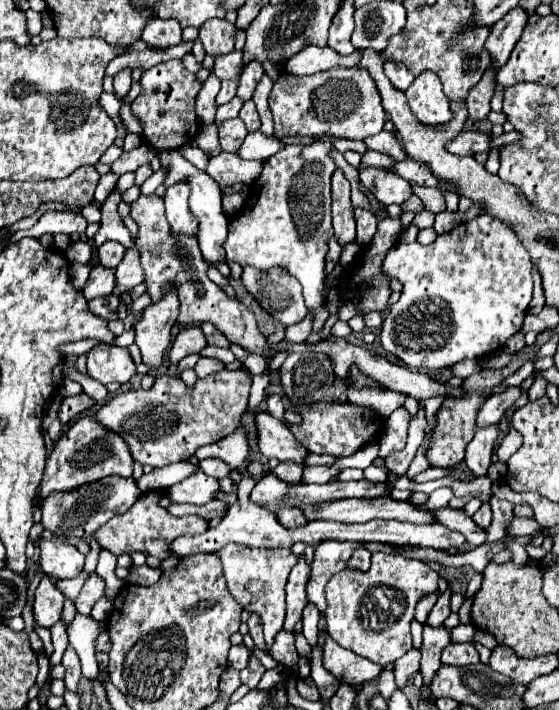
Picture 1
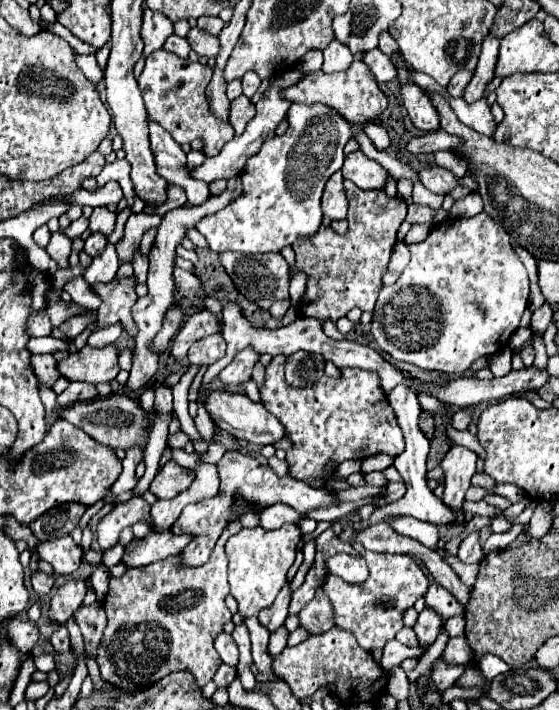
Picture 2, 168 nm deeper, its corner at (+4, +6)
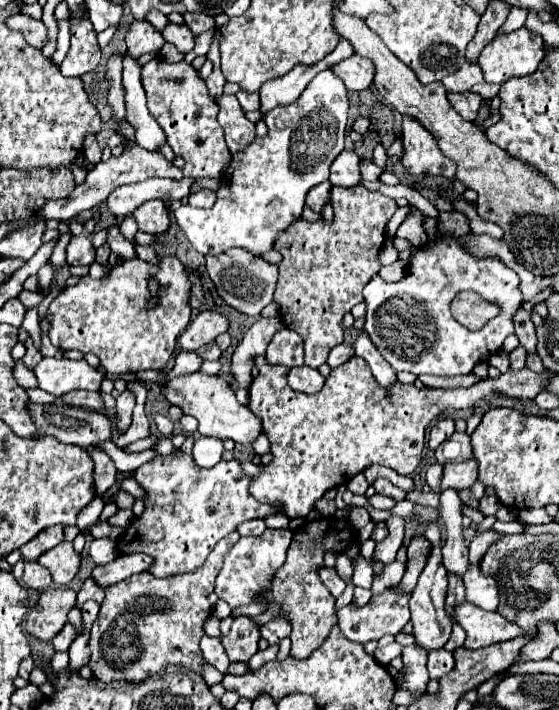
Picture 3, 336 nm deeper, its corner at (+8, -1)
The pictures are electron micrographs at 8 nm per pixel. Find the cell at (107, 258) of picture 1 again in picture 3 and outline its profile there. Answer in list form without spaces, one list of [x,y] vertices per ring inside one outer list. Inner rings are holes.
[[[74,235],[66,247],[66,263],[68,265],[92,265],[94,263],[94,247],[90,237]]]

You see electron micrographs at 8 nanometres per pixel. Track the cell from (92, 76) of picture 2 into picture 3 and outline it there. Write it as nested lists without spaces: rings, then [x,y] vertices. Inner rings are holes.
[[[62,19],[62,21],[58,21],[58,49],[54,53],[54,63],[56,65],[62,63],[62,59],[68,53],[68,47],[70,47],[70,21]]]

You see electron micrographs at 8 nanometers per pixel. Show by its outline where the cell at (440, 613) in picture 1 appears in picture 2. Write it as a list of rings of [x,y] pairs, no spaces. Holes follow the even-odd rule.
[[[424,608],[414,624],[414,632],[420,640],[420,646],[430,646],[436,640],[440,626],[442,626],[440,616],[436,612],[428,612],[428,608]]]

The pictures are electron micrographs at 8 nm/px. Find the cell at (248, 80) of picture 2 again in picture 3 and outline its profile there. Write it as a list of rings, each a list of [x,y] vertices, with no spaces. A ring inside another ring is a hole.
[[[238,91],[236,97],[238,97],[238,101],[240,101],[240,105],[242,105],[244,111],[256,111],[260,107],[260,95],[258,95],[258,91],[256,93]]]

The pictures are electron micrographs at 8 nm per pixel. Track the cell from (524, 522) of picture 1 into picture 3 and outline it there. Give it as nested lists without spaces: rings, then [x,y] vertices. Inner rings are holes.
[[[430,523],[424,531],[424,537],[434,545],[432,549],[432,555],[428,557],[428,563],[410,595],[412,599],[412,625],[414,625],[414,639],[420,647],[424,649],[442,649],[444,643],[450,639],[450,633],[452,633],[452,621],[448,619],[446,611],[444,611],[444,599],[446,599],[446,589],[448,589],[448,573],[442,565],[442,554],[440,545],[440,537],[442,537],[442,531],[436,523]]]

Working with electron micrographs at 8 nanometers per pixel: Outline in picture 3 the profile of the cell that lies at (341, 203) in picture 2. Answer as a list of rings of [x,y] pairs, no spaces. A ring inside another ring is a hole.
[[[328,181],[312,187],[310,195],[306,195],[306,207],[310,207],[316,213],[320,213],[322,207],[324,207],[324,203],[326,203],[326,199],[330,197],[330,189],[332,189],[332,185]]]

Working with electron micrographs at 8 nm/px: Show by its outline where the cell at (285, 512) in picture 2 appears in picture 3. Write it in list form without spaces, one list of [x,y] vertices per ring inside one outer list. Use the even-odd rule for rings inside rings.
[[[250,519],[242,525],[238,525],[238,533],[240,535],[262,535],[266,529],[266,523],[264,519]]]

